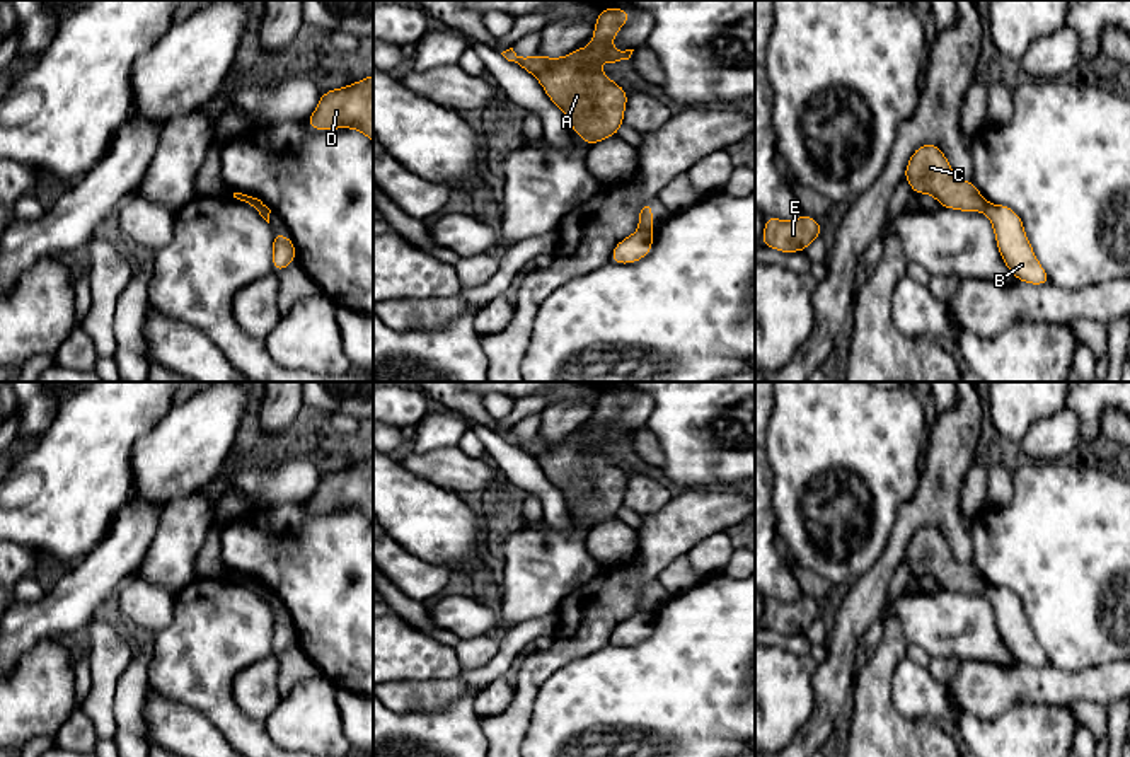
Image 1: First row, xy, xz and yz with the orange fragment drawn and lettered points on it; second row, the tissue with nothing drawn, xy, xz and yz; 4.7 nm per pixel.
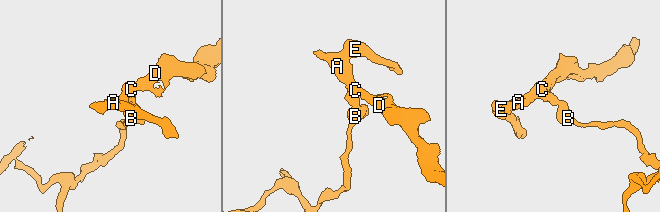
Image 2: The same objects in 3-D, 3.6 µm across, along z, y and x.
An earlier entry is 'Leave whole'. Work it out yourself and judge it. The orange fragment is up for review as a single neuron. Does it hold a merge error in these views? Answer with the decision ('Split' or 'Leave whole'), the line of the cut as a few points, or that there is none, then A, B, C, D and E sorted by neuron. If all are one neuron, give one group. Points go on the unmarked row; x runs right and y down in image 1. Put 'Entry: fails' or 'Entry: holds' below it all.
Split. Split along xz (639, 609), (651, 612). Groups: A C D E / B
Entry: fails

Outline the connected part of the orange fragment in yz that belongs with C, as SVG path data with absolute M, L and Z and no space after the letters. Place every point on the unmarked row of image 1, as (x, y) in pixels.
M920 527L910 539L903 561L915 578L931 575L939 588L961 593L985 593L987 581L971 563L960 563L937 527Z

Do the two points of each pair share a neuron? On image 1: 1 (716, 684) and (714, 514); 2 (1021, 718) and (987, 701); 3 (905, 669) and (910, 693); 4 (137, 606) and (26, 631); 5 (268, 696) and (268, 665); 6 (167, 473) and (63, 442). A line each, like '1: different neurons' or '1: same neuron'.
1: different neurons
2: different neurons
3: same neuron
4: different neurons
5: same neuron
6: different neurons

